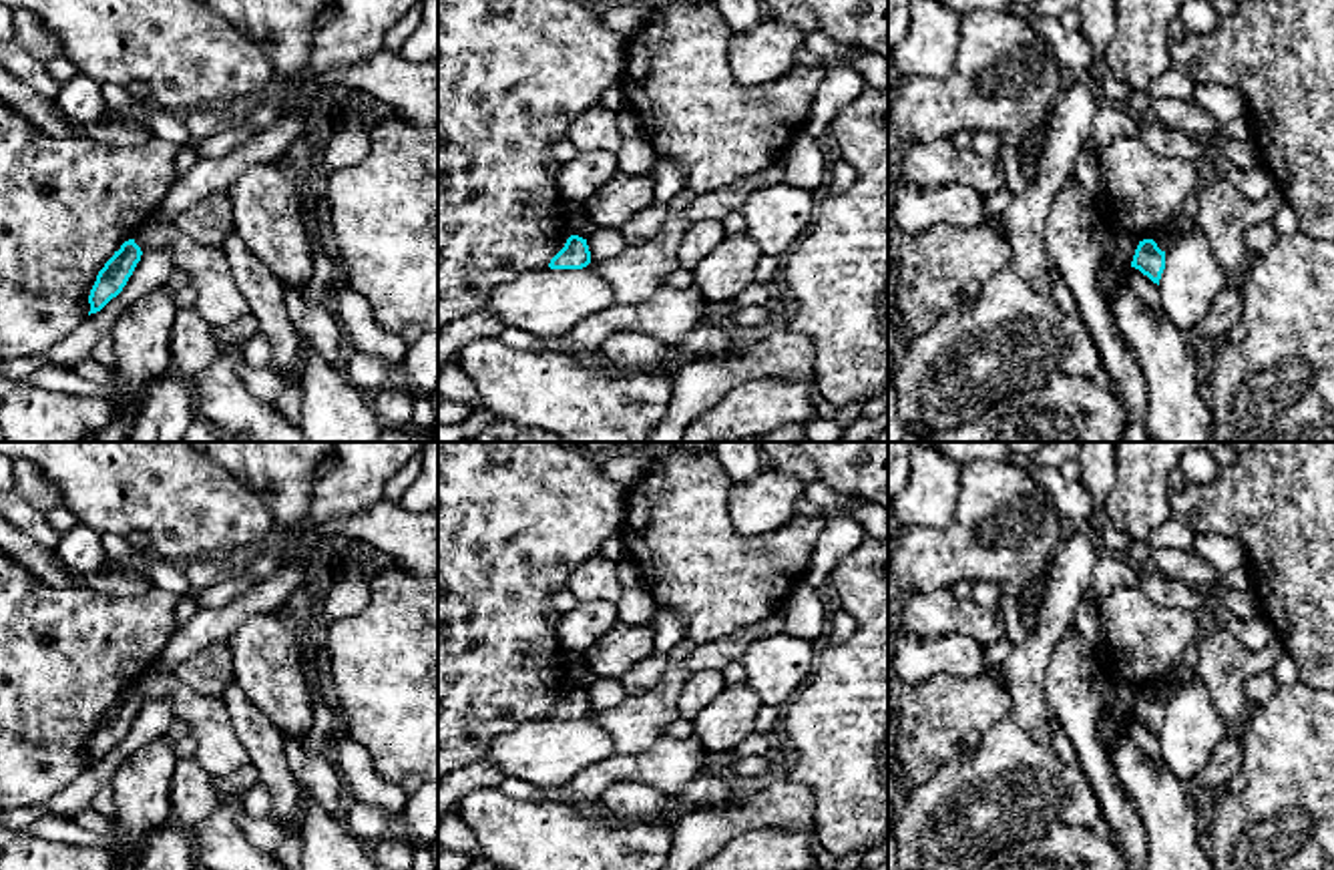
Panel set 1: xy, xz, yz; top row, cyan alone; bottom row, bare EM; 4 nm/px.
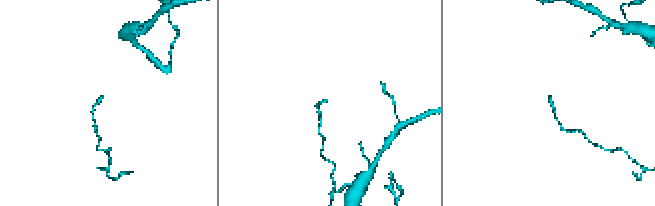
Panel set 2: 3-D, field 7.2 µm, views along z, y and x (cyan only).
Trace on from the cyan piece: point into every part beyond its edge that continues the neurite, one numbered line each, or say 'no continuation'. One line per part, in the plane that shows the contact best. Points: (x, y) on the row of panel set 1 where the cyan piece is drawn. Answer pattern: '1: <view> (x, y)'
no continuation

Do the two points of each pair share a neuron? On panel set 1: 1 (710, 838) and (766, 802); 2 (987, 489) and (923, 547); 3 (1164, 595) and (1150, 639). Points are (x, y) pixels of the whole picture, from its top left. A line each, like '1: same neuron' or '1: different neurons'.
1: same neuron
2: same neuron
3: different neurons

